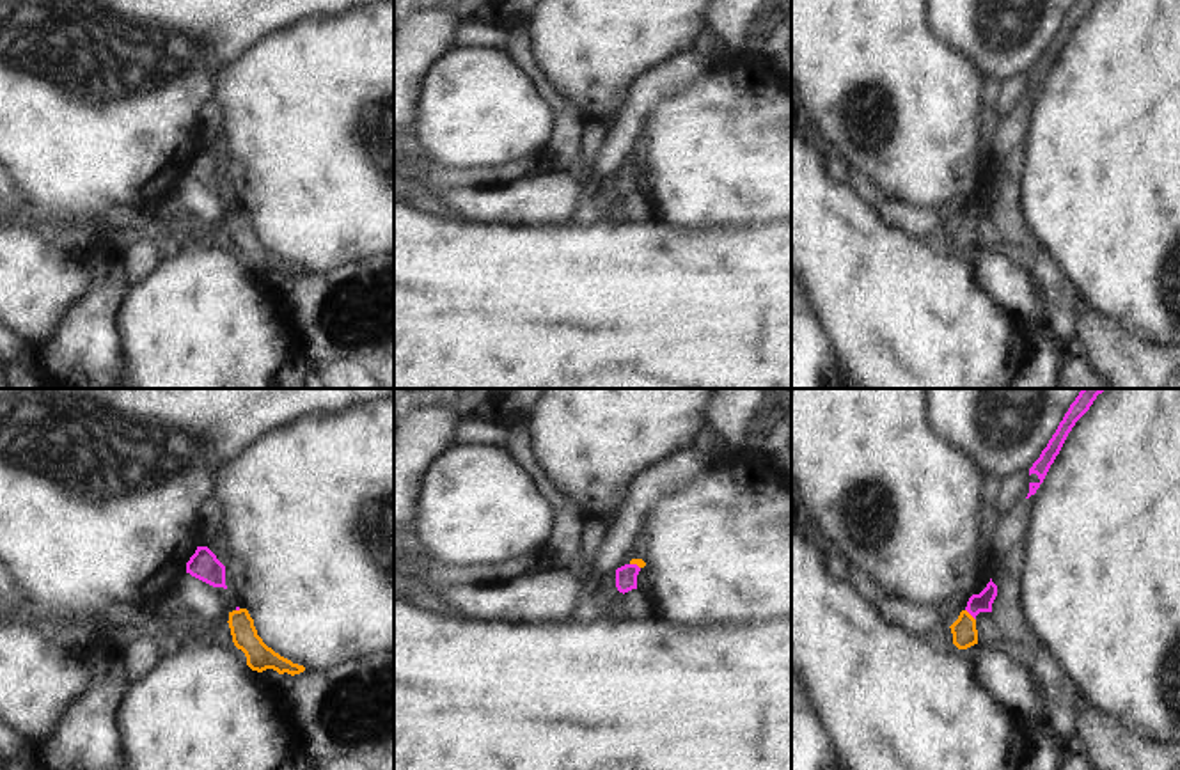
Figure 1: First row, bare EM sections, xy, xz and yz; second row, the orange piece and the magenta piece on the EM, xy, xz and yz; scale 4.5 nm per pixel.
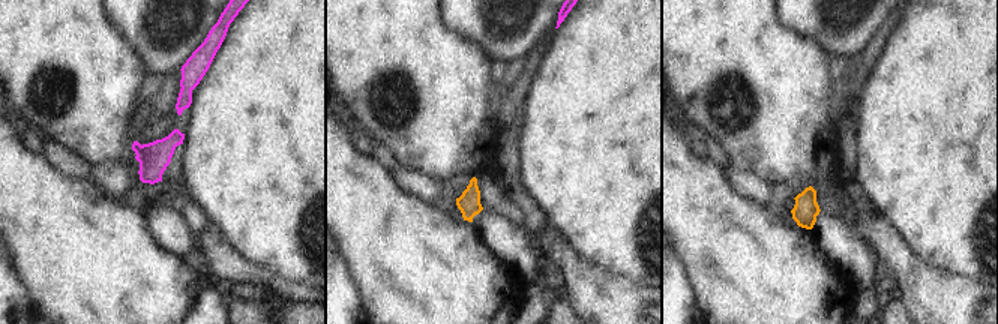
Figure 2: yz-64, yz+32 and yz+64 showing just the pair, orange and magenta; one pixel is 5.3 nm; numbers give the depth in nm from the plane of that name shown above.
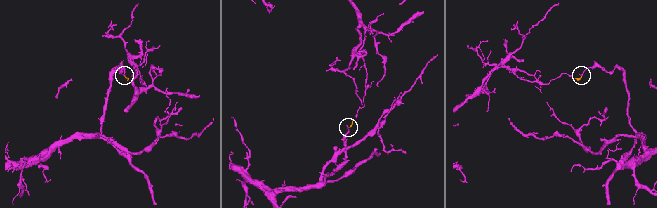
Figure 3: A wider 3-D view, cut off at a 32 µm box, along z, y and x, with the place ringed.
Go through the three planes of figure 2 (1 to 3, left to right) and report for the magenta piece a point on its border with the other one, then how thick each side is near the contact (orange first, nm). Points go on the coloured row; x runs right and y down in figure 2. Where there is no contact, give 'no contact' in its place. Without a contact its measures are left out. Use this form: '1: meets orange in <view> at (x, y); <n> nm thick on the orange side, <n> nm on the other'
1: no contact
2: no contact
3: no contact

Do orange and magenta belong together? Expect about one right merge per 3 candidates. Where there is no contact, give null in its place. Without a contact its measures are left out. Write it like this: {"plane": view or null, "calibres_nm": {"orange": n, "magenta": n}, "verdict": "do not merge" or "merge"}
{"plane": "yz", "calibres_nm": {"orange": 110, "magenta": 90}, "verdict": "merge"}

